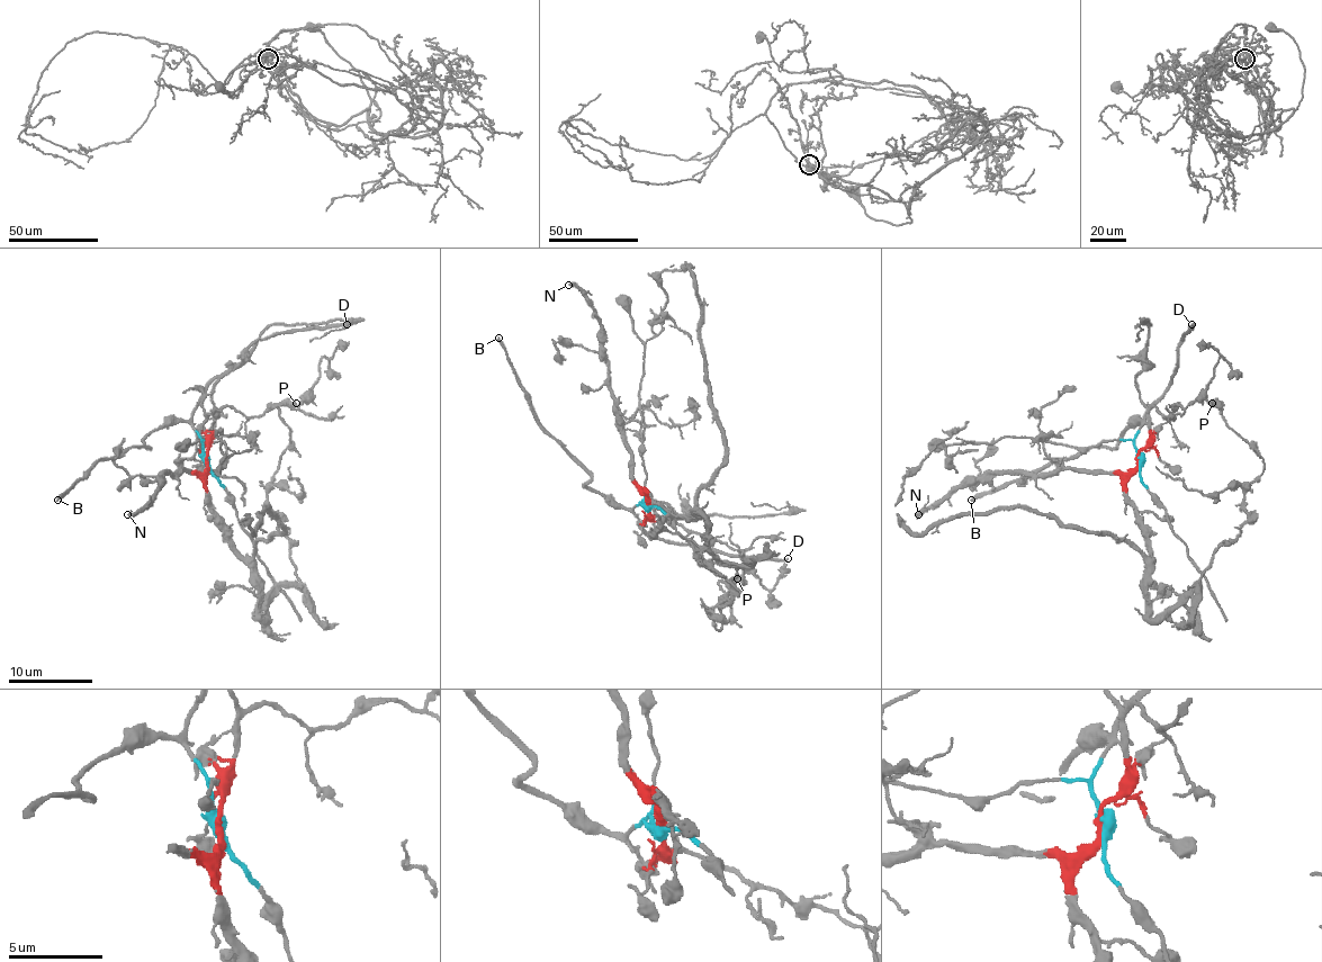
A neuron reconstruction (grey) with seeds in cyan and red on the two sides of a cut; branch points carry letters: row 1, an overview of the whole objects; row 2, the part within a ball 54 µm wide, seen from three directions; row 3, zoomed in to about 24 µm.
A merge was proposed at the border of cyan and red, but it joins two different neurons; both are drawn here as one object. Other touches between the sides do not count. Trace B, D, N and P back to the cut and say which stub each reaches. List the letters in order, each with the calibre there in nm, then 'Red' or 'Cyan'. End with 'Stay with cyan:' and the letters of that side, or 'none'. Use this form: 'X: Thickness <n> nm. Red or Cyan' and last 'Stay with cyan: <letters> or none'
B: Thickness 260 nm. Cyan
D: Thickness 240 nm. Cyan
N: Thickness 320 nm. Red
P: Thickness 550 nm. Red
Stay with cyan: B, D

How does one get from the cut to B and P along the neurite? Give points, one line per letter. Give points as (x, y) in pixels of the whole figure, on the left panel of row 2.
B: (206, 460), (200, 435), (188, 423), (164, 423), (145, 438), (150, 448), (127, 448), (101, 458), (57, 500)
P: (206, 460), (206, 502), (249, 567), (263, 618), (296, 577), (267, 500), (290, 443), (278, 406), (296, 404)

